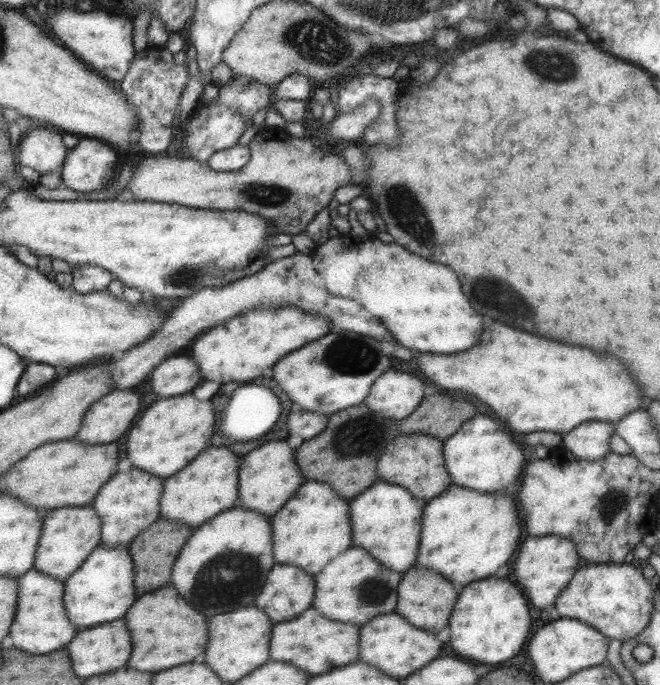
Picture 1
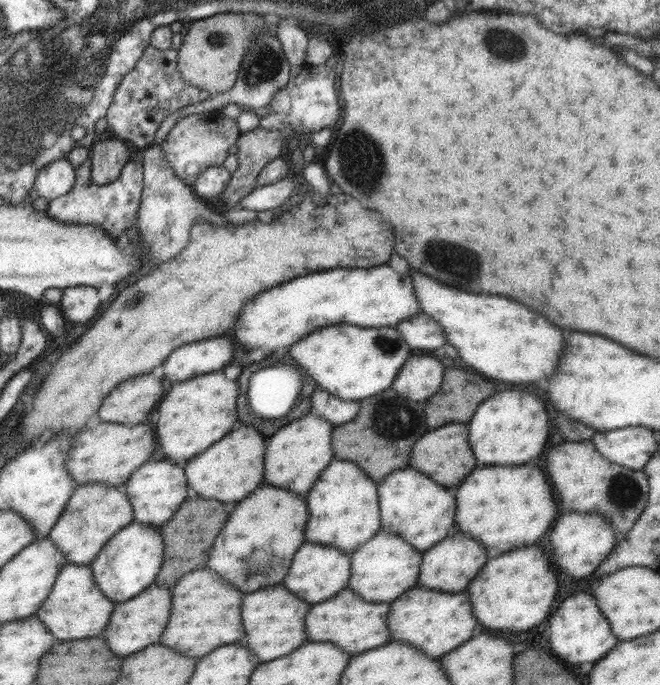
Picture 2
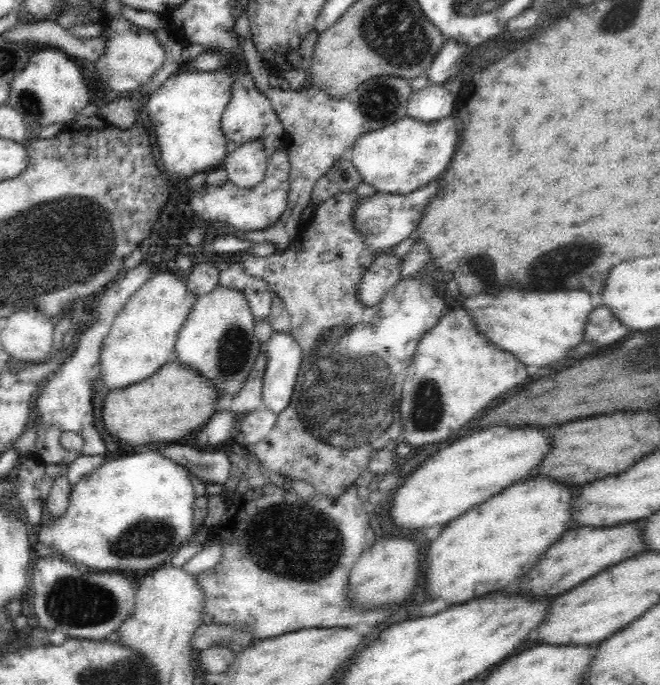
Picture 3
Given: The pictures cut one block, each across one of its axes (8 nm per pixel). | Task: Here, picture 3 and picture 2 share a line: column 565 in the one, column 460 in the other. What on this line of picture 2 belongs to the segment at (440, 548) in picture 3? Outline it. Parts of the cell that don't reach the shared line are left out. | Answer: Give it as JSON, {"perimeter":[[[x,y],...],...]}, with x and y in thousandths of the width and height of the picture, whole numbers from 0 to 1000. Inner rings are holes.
{"perimeter":[[[721,680],[689,715],[688,774],[714,782],[736,803],[750,800],[768,806],[805,797],[850,749],[841,750],[844,737],[835,718],[835,709],[814,680]]]}

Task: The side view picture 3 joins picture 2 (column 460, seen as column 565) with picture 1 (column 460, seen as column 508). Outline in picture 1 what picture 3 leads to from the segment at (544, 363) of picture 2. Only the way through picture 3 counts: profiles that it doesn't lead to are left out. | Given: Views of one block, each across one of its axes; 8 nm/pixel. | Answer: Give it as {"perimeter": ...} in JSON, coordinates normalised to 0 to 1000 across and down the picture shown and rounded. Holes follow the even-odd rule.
{"perimeter":[[[514,342],[498,346],[491,355],[479,358],[468,369],[476,393],[492,410],[494,420],[505,429],[535,436],[550,450],[574,464],[583,479],[605,502],[624,512],[653,517],[686,517],[711,511],[726,499],[732,482],[732,461],[711,447],[708,435],[695,420],[695,409],[677,388],[662,382],[650,382],[602,356],[583,356],[564,343],[555,346],[533,346]]]}

